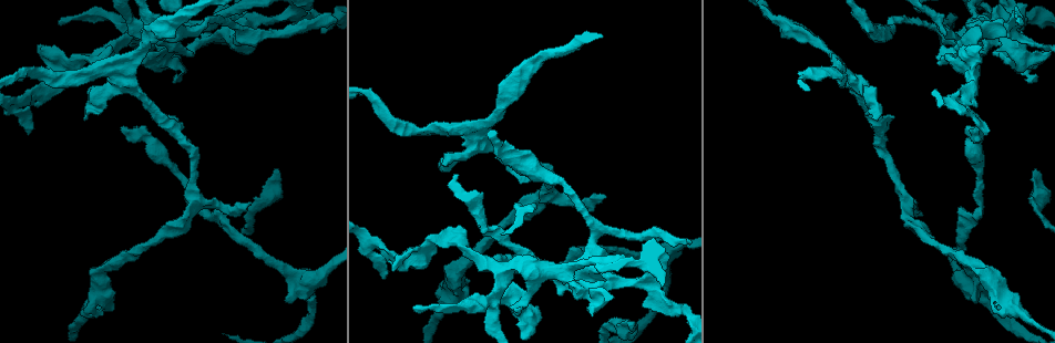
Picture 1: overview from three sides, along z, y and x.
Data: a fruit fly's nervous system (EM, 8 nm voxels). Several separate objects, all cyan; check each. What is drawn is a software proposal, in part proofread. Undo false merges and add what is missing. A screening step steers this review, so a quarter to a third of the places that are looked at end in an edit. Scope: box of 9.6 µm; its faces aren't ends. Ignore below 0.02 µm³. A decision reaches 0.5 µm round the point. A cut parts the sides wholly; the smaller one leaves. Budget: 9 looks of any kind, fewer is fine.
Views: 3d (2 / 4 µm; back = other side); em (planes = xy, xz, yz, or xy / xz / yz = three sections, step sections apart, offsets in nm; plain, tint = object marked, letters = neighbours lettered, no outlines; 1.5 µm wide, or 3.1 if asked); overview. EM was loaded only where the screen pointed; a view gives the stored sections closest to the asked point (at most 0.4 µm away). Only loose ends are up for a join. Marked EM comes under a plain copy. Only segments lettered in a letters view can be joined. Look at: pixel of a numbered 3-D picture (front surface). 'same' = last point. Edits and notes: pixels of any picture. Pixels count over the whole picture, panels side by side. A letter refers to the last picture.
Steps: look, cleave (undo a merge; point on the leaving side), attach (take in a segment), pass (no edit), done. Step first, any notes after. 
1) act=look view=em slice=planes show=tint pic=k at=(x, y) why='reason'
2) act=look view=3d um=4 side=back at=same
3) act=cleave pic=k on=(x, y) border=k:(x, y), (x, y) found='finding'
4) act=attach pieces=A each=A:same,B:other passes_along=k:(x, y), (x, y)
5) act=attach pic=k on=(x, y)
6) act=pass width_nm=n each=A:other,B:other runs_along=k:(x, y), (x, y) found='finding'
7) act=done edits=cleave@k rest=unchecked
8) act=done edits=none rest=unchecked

act=look view=3d um=2 pic=1 at=(251, 201) why='branch stops here'

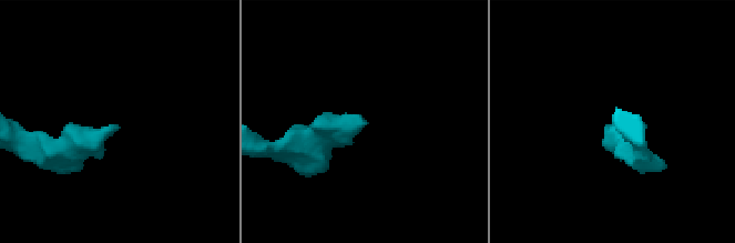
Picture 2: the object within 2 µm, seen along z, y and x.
act=look view=em slice=xy step=8 show=tint pic=2 at=(111, 125)

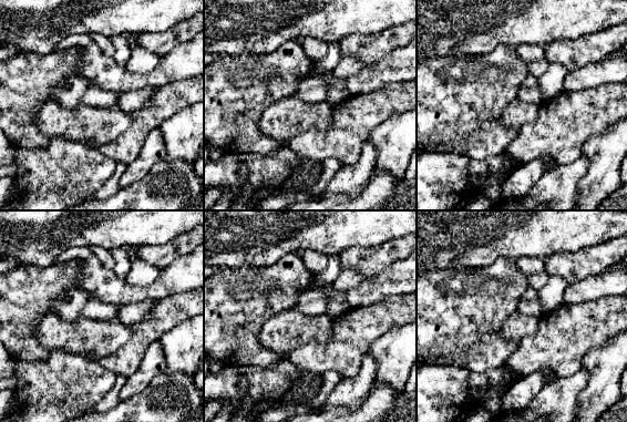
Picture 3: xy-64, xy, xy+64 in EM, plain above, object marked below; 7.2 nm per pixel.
act=look view=em slice=planes show=letters at=same why='cut it another way'

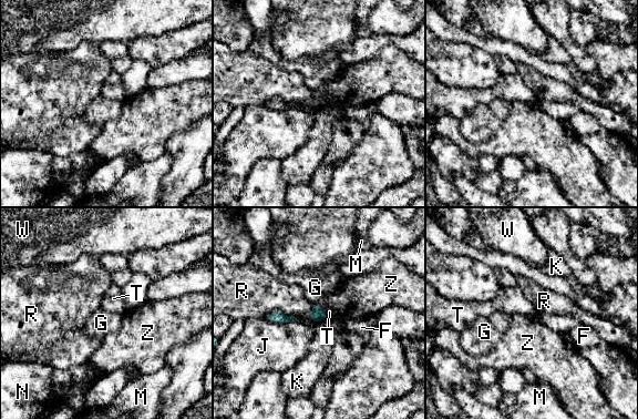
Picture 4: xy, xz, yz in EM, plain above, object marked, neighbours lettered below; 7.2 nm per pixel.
act=pass each=F:other,G:other,J:other,K:other,M:other,N:other,R:other,T:other,W:other,Z:other border=4:(266, 317), (283, 312), (298, 320) found='no lettered segment goes on from it'

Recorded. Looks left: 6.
act=look view=em slice=planes show=tint pic=1 at=(876, 120) why='branch stops here'

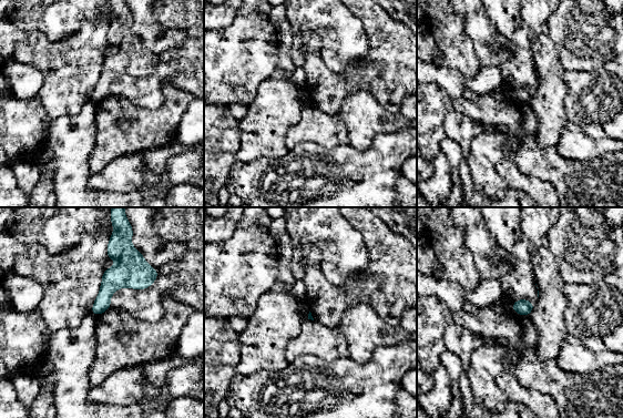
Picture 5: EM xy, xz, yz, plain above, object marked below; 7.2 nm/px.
act=look view=em slice=planes show=letters at=same why='what lies round it'

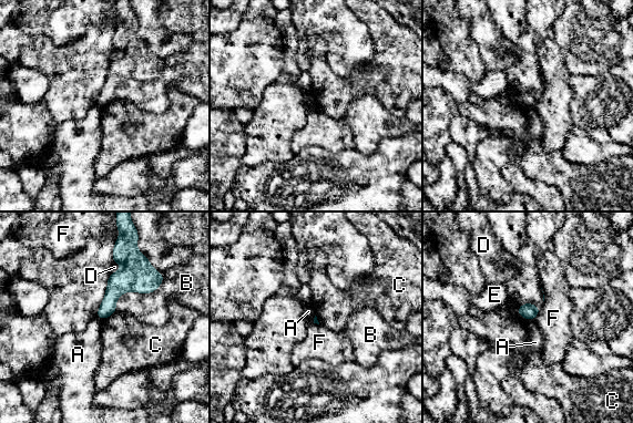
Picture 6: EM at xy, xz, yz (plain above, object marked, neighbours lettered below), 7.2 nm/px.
act=pass each=A:other,B:other,C:other,D:other,E:other,F:other border=6:(115, 310), (103, 320) found='none of them fits'

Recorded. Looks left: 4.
act=look view=3d um=4 pic=1 at=(954, 49) why='branch point'

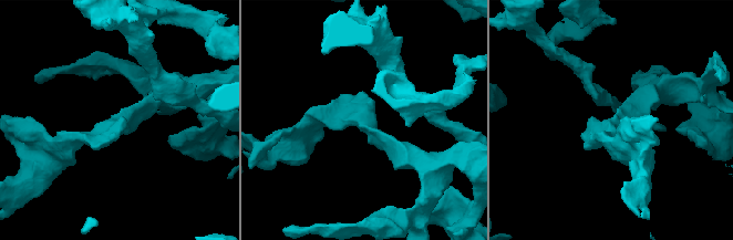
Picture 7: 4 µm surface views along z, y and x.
act=look view=em slice=yz step=4 show=letters pic=7 at=(358, 122) why='now the EM'

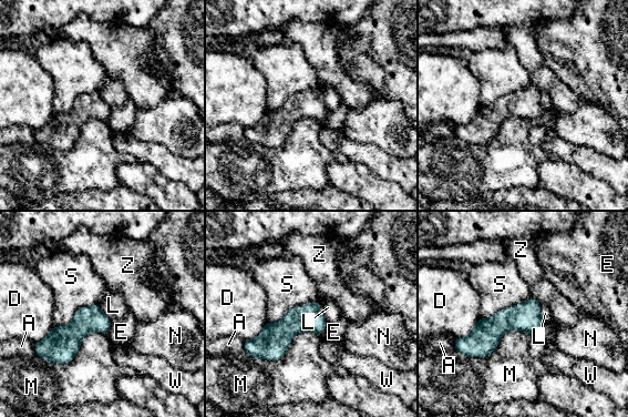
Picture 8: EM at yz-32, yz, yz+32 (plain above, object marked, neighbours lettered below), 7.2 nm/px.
act=pass each=A:other,D:other,E:other,L:other,M:other,N:other,S:other,W:other,Z:other border=8:(319, 299), (319, 312), (327, 321) found='all the same neuron'

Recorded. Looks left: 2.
act=look view=em slice=yz step=4 show=tint pic=1 at=(1018, 22) why='an open end'

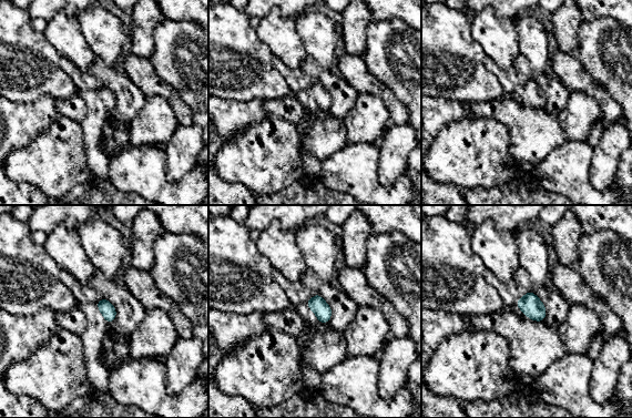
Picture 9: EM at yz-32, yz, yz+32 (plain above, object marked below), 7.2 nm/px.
act=look view=em slice=planes show=letters at=same why='cut it another way'

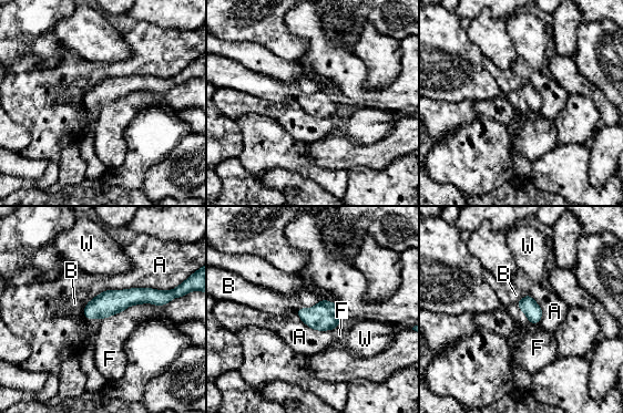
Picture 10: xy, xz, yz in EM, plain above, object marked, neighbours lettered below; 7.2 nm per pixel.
act=pass each=A:other,B:other,F:other,W:other border=10:(123, 310), (102, 320) found='none of them fits'

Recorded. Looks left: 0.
act=done edits=none rest=unchecked

